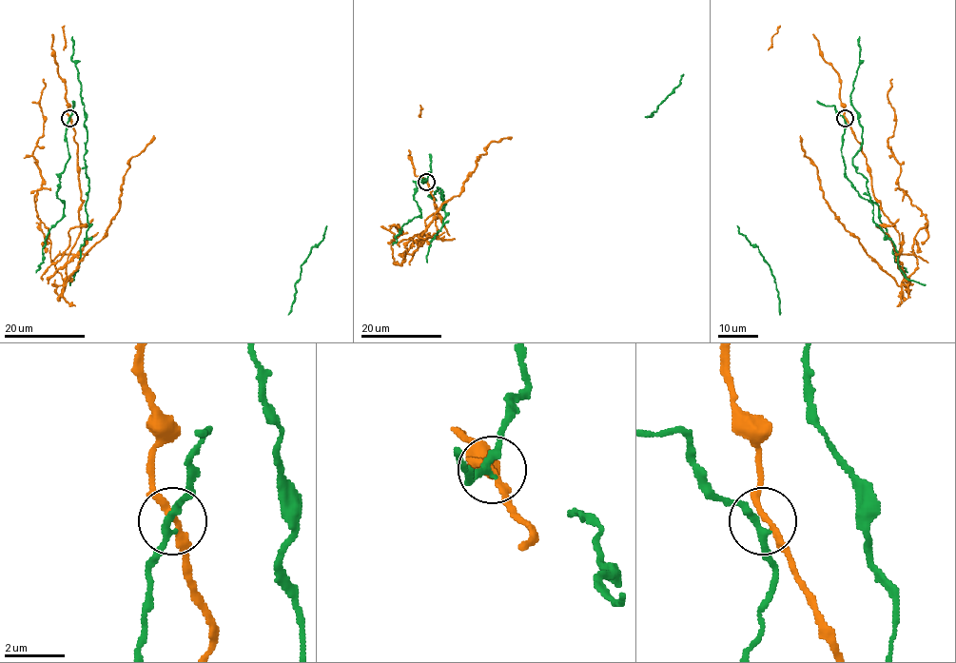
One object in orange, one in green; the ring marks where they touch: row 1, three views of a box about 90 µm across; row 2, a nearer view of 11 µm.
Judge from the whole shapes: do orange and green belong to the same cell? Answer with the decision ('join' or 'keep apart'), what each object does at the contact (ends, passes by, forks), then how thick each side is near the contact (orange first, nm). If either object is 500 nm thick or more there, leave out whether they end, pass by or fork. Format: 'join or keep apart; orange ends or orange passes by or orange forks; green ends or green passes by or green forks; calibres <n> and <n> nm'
keep apart; orange passes by; green passes by; calibres 200 and 220 nm

